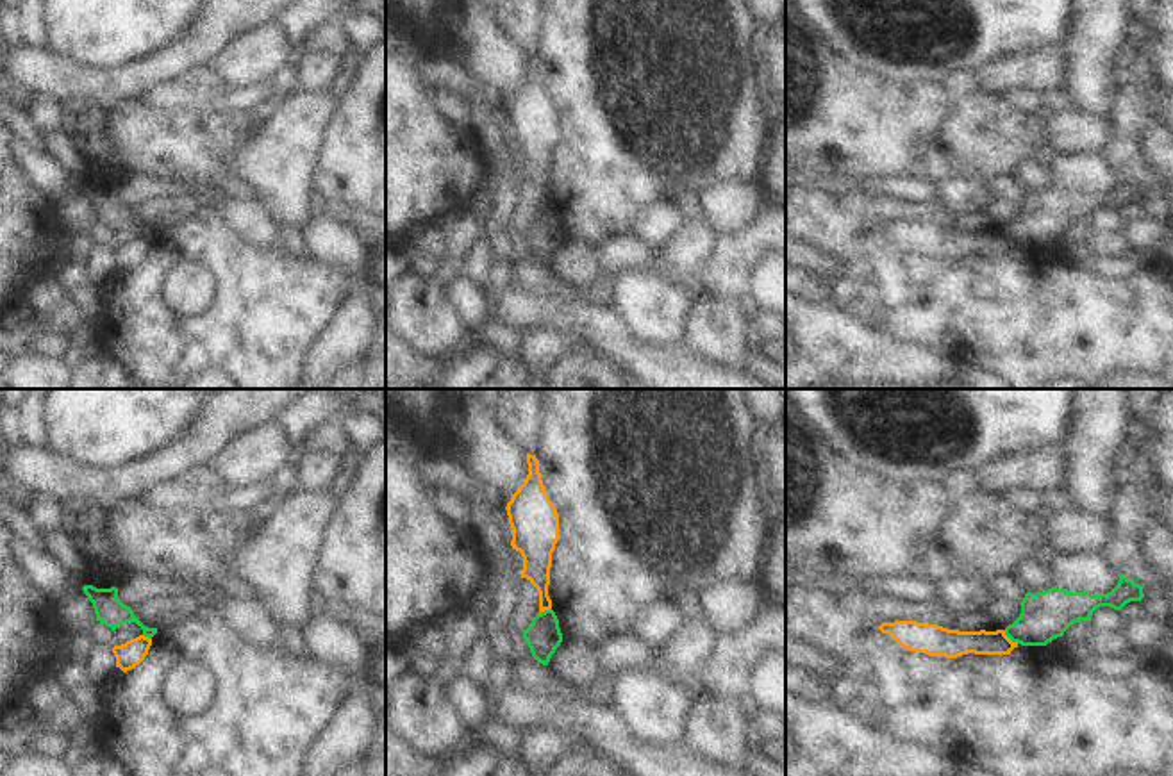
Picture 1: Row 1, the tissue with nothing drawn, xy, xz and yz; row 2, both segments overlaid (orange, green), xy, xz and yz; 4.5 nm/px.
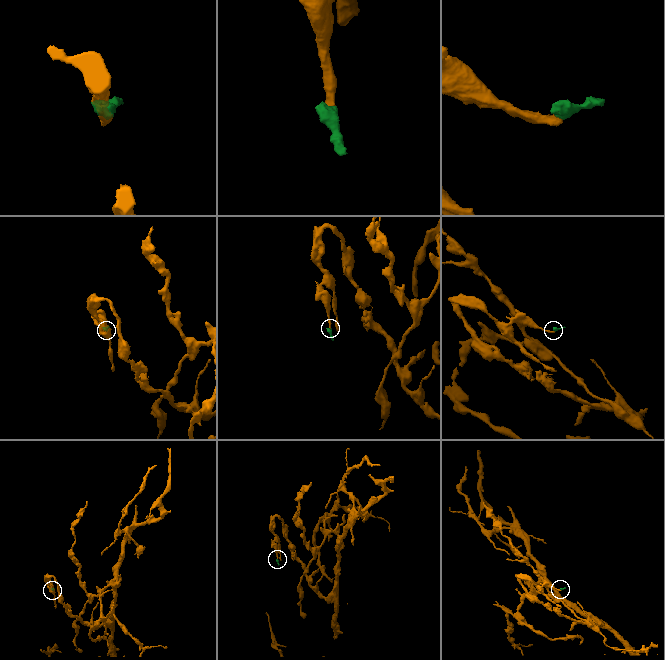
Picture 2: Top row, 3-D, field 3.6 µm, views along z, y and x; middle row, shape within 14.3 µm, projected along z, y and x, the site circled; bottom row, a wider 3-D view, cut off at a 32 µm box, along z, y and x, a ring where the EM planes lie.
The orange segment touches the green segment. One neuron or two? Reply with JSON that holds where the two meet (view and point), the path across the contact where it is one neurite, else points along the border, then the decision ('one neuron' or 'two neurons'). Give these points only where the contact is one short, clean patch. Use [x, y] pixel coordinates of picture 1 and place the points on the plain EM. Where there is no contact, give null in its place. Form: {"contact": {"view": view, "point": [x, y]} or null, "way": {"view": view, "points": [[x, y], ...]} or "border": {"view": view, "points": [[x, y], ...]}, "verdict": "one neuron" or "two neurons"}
{"contact": {"view": "yz", "point": [1009, 239]}, "border": {"view": "yz", "points": [[1002, 231], [1018, 243]]}, "verdict": "two neurons"}

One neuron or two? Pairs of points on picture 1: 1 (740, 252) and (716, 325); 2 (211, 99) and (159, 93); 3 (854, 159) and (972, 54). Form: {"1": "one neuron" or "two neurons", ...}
{"1": "two neurons", "2": "one neuron", "3": "two neurons"}

